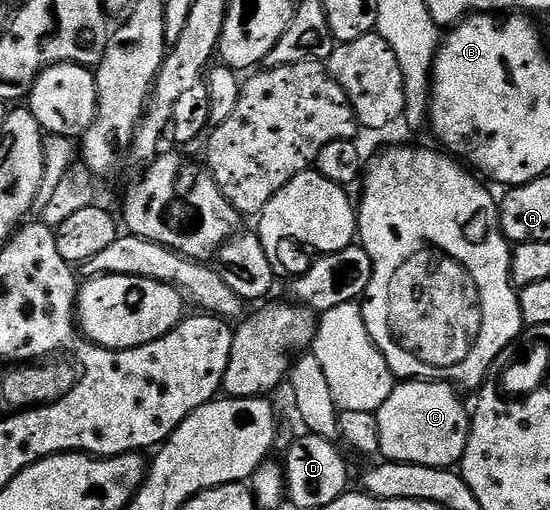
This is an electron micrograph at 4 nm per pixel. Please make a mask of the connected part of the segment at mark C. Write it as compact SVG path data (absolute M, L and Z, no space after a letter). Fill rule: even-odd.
M417 378L412 381L401 381L396 384L391 393L391 397L387 397L387 401L383 401L383 405L376 411L377 425L379 429L379 445L381 446L380 454L391 463L414 463L415 465L427 465L428 467L452 468L454 465L460 464L463 453L467 449L467 441L469 440L469 425L471 422L470 412L465 411L465 403L460 399L458 388L452 382L446 383L429 383L424 378Z

